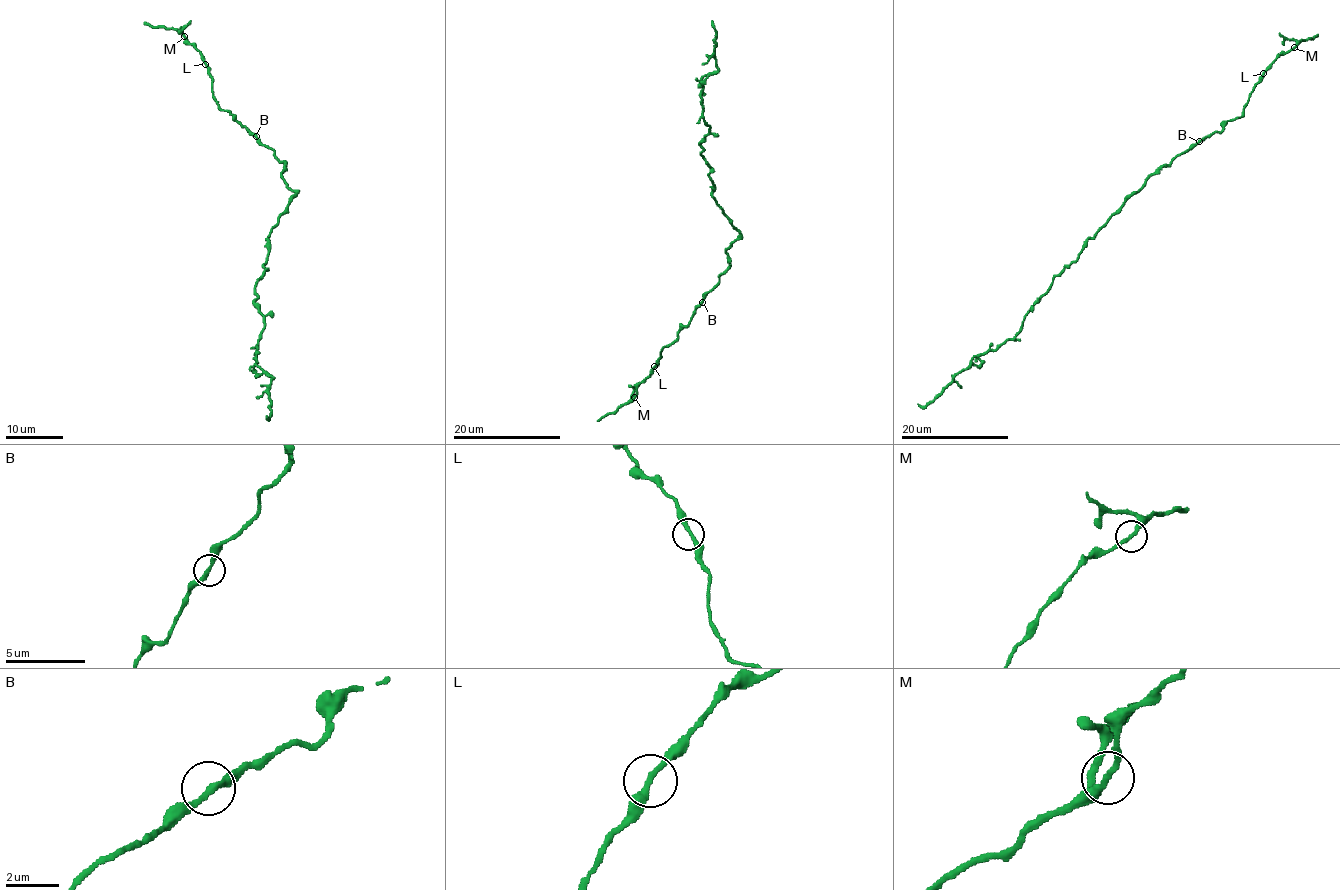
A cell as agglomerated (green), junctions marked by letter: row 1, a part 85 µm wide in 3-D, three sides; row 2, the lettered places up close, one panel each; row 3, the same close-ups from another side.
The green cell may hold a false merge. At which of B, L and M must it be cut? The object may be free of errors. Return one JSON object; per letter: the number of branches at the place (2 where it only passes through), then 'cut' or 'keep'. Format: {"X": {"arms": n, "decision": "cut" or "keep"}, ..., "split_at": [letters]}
{"B": {"arms": 2, "decision": "keep"}, "L": {"arms": 2, "decision": "keep"}, "M": {"arms": 2, "decision": "keep"}, "split_at": []}

